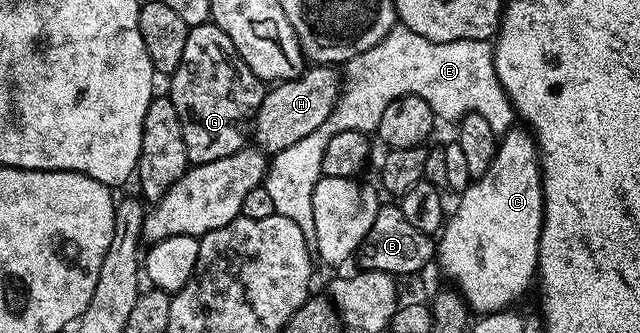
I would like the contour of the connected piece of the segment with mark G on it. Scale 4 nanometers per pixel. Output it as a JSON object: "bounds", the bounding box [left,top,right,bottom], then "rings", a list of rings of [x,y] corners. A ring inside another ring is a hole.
{"bounds":[167,22,267,165],"rings":[[[212,22],[190,28],[183,58],[172,76],[168,77],[167,95],[179,113],[183,126],[183,142],[187,142],[190,165],[215,162],[235,154],[250,143],[253,117],[257,115],[267,88],[243,62],[235,42]]]}

